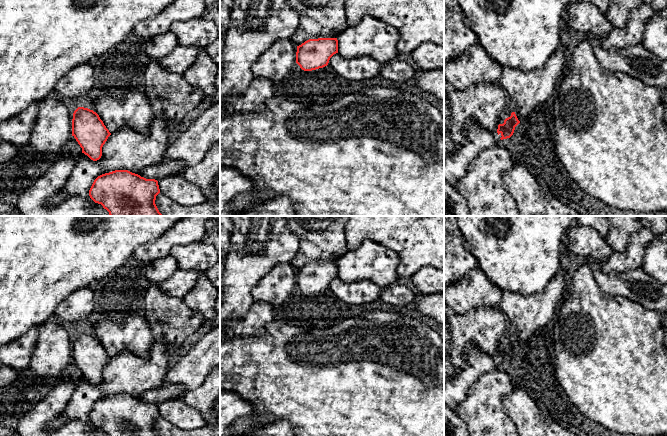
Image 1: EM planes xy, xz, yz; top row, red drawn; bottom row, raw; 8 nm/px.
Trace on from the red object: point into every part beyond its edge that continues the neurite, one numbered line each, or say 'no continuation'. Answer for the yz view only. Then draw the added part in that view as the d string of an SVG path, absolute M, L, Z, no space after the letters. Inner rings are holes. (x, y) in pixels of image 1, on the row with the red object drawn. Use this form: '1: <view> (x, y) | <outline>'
1: yz (525, 90) | M560 47L540 69L527 72L503 69L499 85L505 90L520 122L525 121L537 105L555 95L560 80L567 72L567 62L569 56L565 48Z

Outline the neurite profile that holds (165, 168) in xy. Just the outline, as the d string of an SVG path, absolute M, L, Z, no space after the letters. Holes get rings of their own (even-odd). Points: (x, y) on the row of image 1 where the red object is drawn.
M162 161L156 165L150 165L140 172L140 176L146 179L160 180L169 175L182 174L185 164L182 161Z

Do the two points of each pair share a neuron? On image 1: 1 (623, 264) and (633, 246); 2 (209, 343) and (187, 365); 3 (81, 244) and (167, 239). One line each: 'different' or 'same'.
1: same
2: same
3: different

